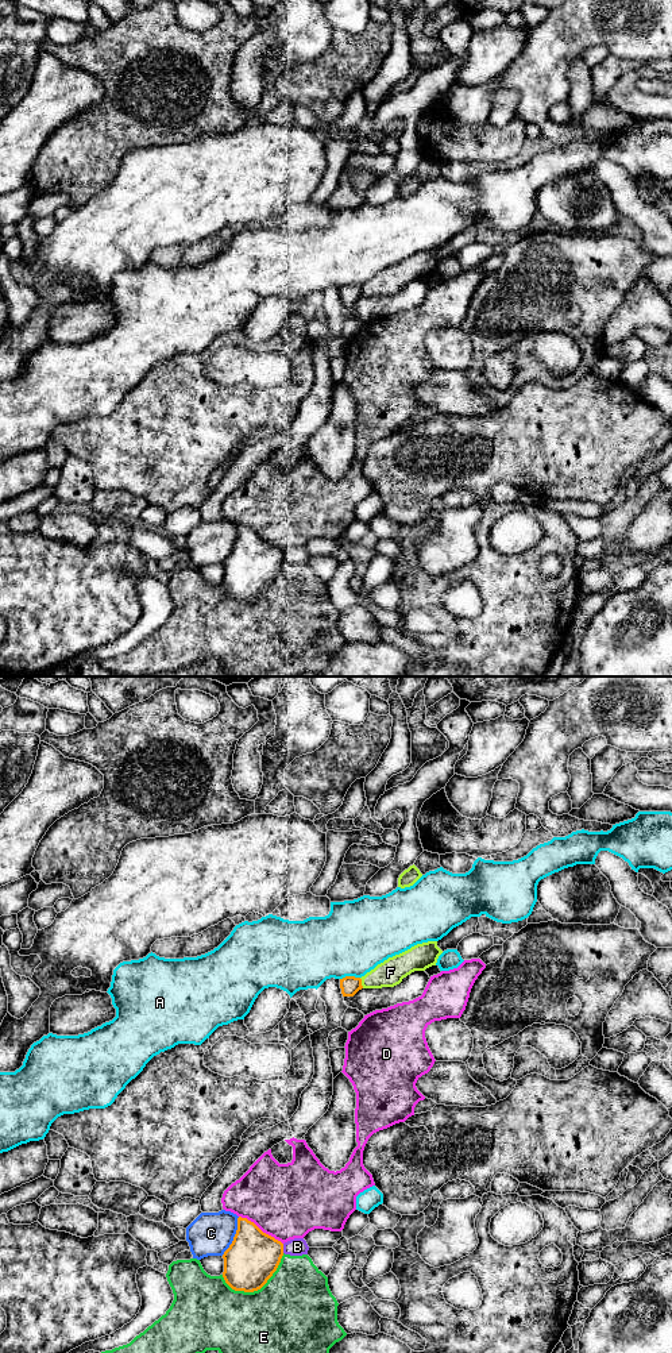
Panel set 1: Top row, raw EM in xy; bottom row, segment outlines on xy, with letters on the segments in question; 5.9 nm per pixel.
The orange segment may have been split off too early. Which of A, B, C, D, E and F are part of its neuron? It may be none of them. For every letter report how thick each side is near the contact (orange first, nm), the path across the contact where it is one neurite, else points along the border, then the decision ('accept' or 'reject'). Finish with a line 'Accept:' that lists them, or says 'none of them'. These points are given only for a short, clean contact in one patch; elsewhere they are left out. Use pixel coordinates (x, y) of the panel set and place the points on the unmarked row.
A: 110 nm thick on the orange side, 420 nm on the other; reject
B: 300 nm thick on the orange side, 110 nm on the other; reject
C: 300 nm thick on the orange side, 260 nm on the other; border along xy (239, 525), (234, 548), (221, 563); reject
D: 300 nm thick on the orange side, 440 nm on the other; reject
E: 300 nm thick on the orange side, 500 nm on the other; reject
F: 110 nm thick on the orange side, 160 nm on the other; border along xy (359, 286), (363, 296); reject
Accept: none of them

